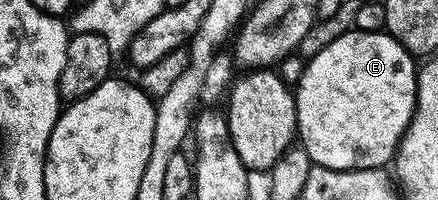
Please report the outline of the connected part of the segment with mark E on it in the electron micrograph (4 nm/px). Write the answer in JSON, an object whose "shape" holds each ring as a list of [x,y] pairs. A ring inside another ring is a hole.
{"shape":[[[352,29],[337,37],[337,41],[329,41],[321,53],[317,53],[312,59],[306,60],[307,68],[301,77],[299,86],[294,88],[295,93],[295,112],[297,113],[298,142],[309,153],[312,164],[316,167],[328,167],[329,169],[369,169],[370,167],[386,168],[395,158],[395,151],[399,148],[399,141],[407,131],[409,121],[415,112],[415,98],[417,97],[417,63],[411,54],[397,42],[392,35],[382,31],[360,31]]]}

